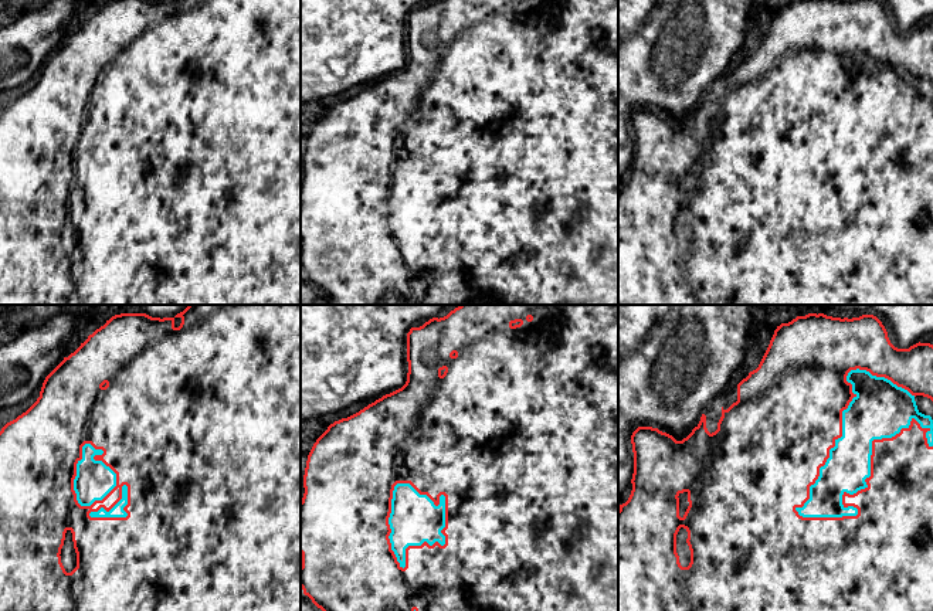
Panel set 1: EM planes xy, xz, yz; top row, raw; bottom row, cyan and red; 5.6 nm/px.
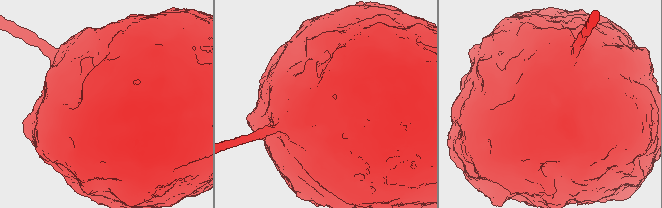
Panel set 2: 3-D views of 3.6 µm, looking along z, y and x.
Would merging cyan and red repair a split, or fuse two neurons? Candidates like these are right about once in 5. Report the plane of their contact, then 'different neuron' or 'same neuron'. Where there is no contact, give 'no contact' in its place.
contact in yz; same neuron

